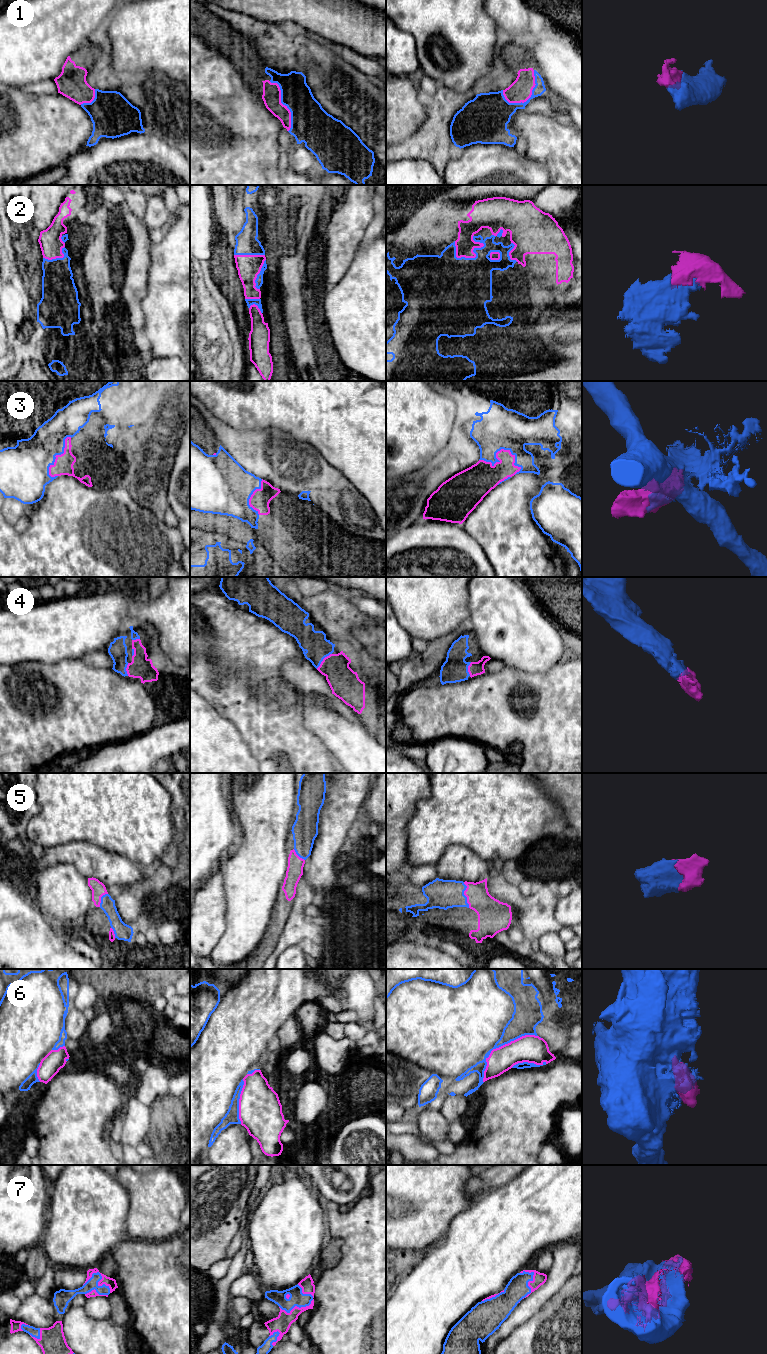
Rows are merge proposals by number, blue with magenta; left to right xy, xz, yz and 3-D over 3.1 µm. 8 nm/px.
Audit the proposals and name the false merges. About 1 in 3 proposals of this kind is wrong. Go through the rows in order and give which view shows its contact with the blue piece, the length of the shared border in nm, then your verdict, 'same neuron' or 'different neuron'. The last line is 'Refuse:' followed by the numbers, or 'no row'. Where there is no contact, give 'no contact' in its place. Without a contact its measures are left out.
1: contact in yz; length 340 nm; same neuron
2: contact in yz; length 260 nm; same neuron
3: contact in yz; length 360 nm; different neuron
4: contact in xz; length 180 nm; same neuron
5: contact in yz; length 220 nm; same neuron
6: contact in yz; length 600 nm; different neuron
7: contact in xy; length 240 nm; same neuron
Refuse: 3, 6

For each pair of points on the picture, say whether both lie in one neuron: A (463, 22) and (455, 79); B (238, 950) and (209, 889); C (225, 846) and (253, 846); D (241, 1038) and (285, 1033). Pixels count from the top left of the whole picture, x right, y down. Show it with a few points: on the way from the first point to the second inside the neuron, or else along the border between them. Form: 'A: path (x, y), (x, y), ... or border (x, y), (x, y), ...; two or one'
A: path (463, 36), (463, 60), (465, 62), (463, 65); one
B: border (226, 901), (226, 930), (215, 946); two
C: border (240, 823), (241, 845), (234, 854), (223, 862); two
D: border (291, 1016), (278, 1030), (275, 1039); two

